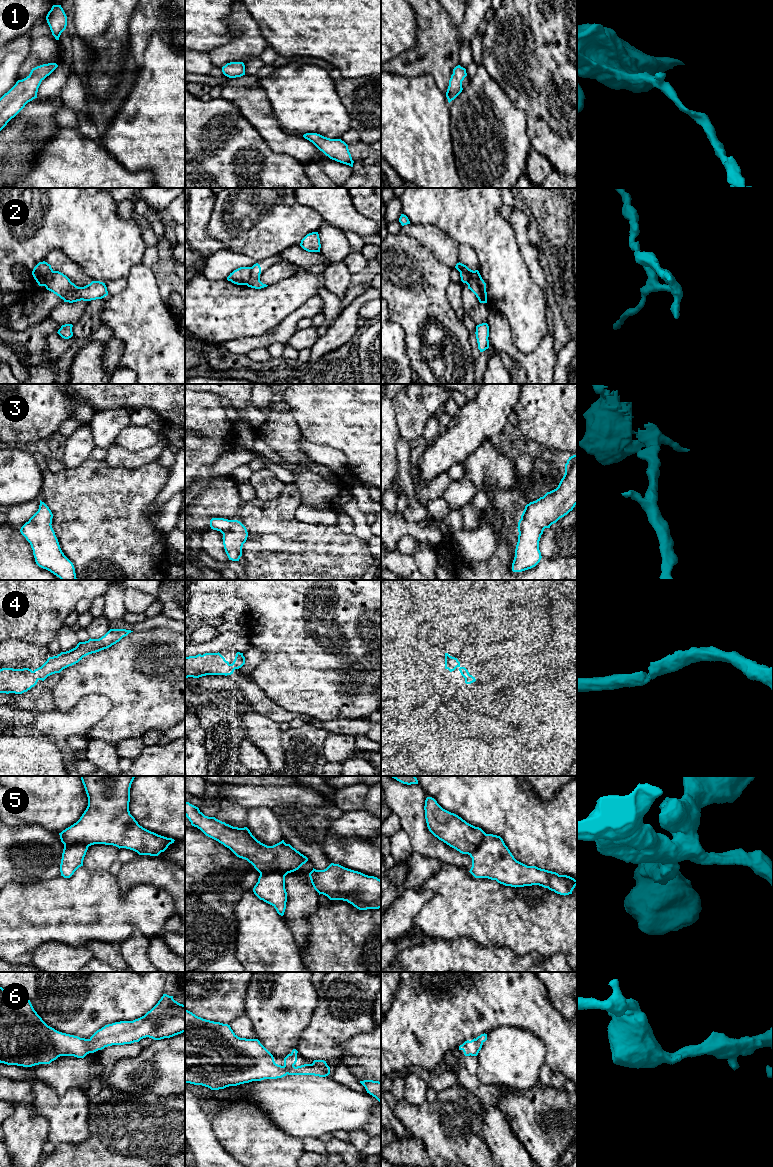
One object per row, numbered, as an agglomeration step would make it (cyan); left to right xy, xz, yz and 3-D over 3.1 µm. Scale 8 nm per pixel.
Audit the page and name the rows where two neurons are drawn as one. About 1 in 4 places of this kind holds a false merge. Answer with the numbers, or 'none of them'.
2, 5

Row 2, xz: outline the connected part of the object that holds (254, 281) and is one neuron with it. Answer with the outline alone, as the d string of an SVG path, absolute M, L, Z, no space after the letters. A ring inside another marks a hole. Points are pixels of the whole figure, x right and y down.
M256 263L251 267L250 278L246 285L248 287L255 288L255 289L261 289L267 287L268 285L263 284L260 281L260 274L261 274L261 267L258 263Z

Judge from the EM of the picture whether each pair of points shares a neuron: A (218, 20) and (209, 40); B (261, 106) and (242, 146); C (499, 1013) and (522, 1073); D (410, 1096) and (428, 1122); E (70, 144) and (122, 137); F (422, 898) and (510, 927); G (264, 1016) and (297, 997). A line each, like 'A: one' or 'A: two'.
A: one
B: two
C: two
D: two
E: two
F: two
G: one

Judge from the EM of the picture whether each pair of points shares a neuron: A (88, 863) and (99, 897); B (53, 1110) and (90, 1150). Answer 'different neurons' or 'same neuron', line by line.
A: different neurons
B: different neurons

